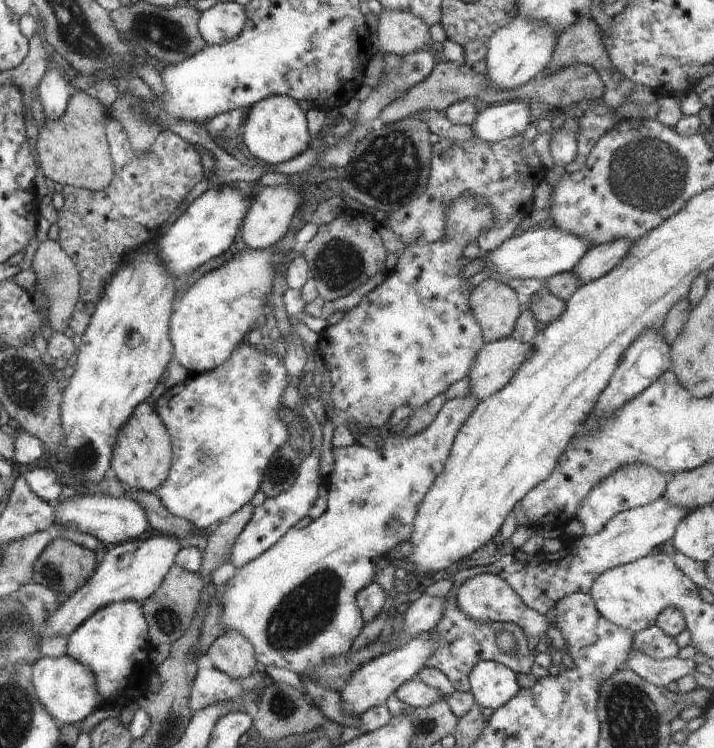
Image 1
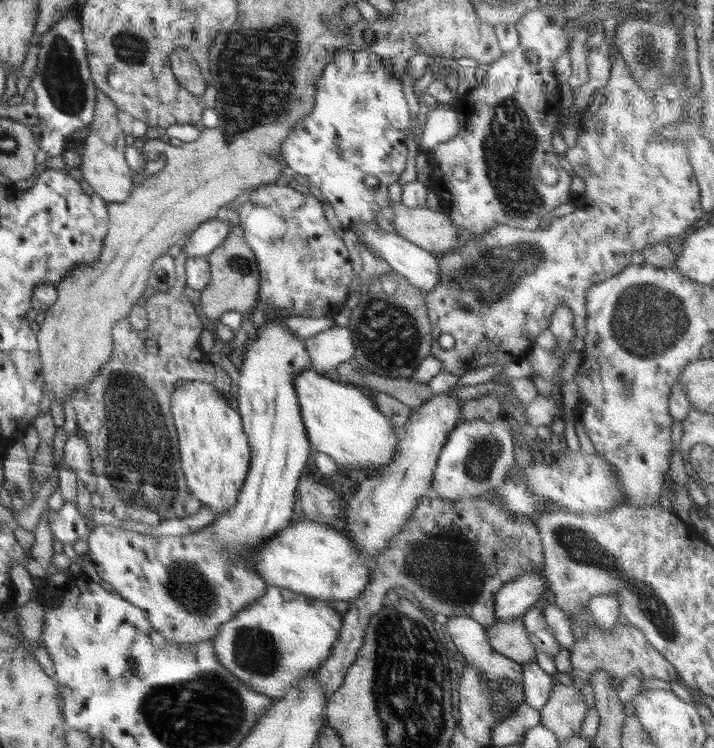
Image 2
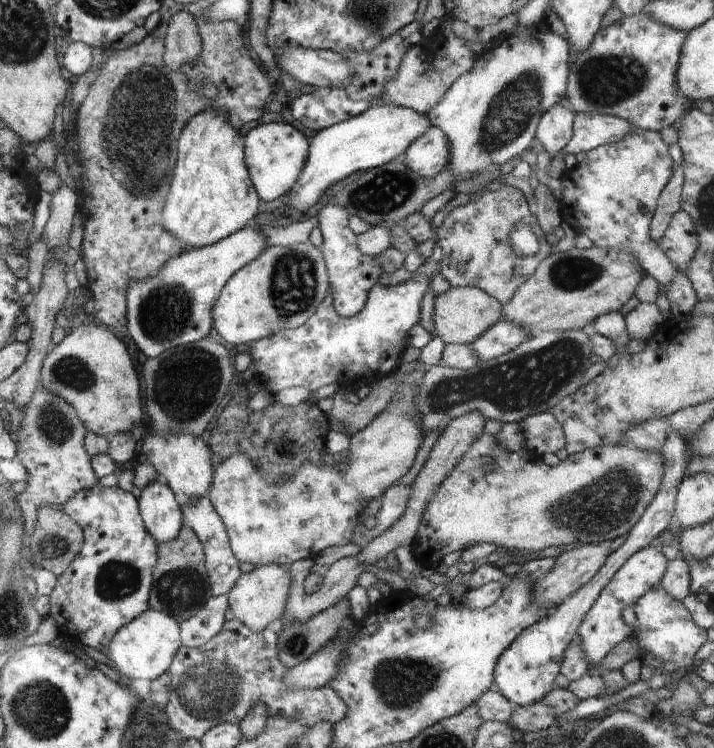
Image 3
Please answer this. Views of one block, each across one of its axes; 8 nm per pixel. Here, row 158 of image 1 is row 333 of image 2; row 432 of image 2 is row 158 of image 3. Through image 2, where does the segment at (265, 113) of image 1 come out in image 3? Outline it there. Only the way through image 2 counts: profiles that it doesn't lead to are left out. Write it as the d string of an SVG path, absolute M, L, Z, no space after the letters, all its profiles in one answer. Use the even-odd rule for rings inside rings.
M271 122L258 125L245 135L245 163L258 196L272 202L290 192L309 155L309 142L294 126Z

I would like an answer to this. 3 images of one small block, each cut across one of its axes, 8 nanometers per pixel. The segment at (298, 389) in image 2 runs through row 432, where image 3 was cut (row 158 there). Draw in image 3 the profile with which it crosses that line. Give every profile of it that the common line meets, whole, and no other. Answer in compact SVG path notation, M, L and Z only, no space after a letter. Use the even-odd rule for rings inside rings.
M400 105L369 106L366 111L358 116L349 118L331 127L322 129L314 134L309 141L309 155L304 168L299 174L298 180L293 184L289 193L292 193L292 206L296 210L306 210L312 204L316 204L324 193L330 193L338 181L342 180L358 170L370 170L393 160L400 159L407 152L407 148L419 136L422 136L432 126L428 116L417 113L408 107Z

